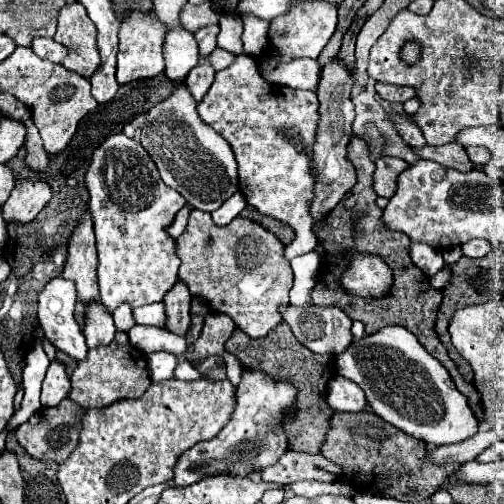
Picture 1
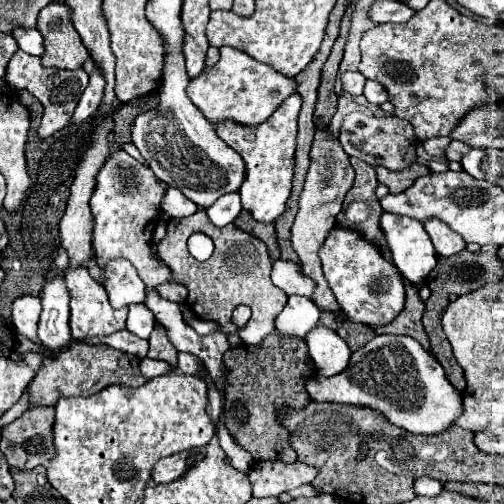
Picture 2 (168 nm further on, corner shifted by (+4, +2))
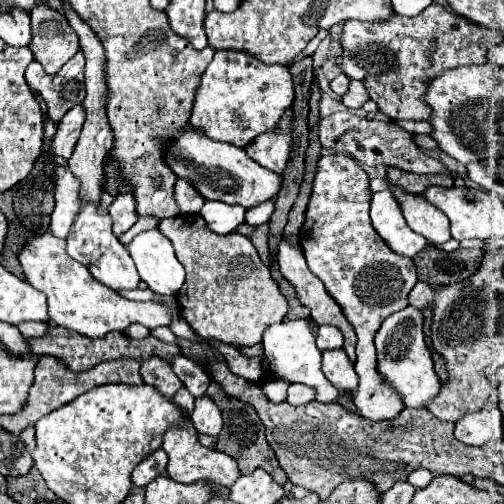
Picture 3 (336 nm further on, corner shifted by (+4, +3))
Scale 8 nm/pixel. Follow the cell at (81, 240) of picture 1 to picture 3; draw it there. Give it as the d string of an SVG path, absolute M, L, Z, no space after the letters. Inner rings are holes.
M64 4L64 12L66 12L70 26L76 30L76 34L80 38L80 50L84 52L84 58L86 58L86 80L84 80L86 98L82 102L84 112L86 112L86 122L82 126L82 134L80 134L80 140L74 148L74 154L68 160L68 168L80 180L82 200L98 204L100 194L102 194L102 186L104 186L104 164L106 164L108 152L112 148L112 128L110 128L108 118L106 118L106 94L108 94L108 90L106 90L106 80L104 80L104 48L102 48L100 40L96 40L96 34L88 28L88 24L84 24L76 16L76 12L72 12L72 8L68 8L68 4Z

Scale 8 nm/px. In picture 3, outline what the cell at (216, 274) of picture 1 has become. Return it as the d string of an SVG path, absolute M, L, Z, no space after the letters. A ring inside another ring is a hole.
M184 214L168 220L160 220L158 224L160 232L170 238L176 250L176 258L186 268L186 282L176 294L176 302L182 308L182 318L188 322L188 326L194 330L196 336L218 340L222 344L232 346L254 346L262 340L262 334L268 326L278 324L284 320L288 312L288 304L284 296L278 290L278 284L272 280L270 270L262 264L256 248L248 238L234 232L232 236L216 236L214 232L208 232L204 228L204 220L200 220L198 214Z

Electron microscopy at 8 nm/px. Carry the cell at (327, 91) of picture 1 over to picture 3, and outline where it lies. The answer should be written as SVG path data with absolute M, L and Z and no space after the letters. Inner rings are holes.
M282 240L276 258L278 258L278 264L280 264L280 272L282 272L282 276L294 286L300 304L304 304L304 306L308 306L308 308L312 310L312 314L310 314L312 320L318 322L320 326L322 326L322 324L336 326L336 328L344 334L344 350L346 350L350 362L354 362L354 360L356 360L356 356L354 356L354 348L356 348L356 332L354 332L352 324L346 320L346 316L342 314L340 306L332 300L332 296L328 296L324 284L320 284L320 280L316 280L316 276L312 276L310 268L306 266L306 260L304 260L304 254L302 254L302 248L300 248L300 246L292 248L292 244L288 244L288 240Z

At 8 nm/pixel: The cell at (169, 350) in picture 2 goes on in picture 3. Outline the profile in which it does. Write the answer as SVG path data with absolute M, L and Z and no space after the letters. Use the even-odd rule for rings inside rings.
M160 358L144 360L142 366L140 366L140 376L142 376L144 384L154 386L160 394L164 394L168 398L172 398L180 390L180 386L182 386L178 376L172 372L172 366L168 366Z

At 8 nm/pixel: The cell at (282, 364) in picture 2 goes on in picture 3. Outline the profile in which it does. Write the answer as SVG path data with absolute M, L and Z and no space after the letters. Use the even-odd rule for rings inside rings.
M216 382L210 384L208 388L208 396L214 400L214 404L220 408L222 412L222 418L224 418L224 428L218 436L218 442L216 442L216 450L232 456L236 462L238 462L238 468L240 468L240 474L250 474L254 470L266 470L274 482L278 484L284 484L288 478L284 476L284 470L280 470L280 464L276 460L276 456L272 456L272 448L268 446L266 438L264 438L264 426L260 422L260 418L256 416L256 412L252 410L250 404L244 404L244 402L234 402L230 400L228 396L224 396L224 390L220 386L216 386Z

